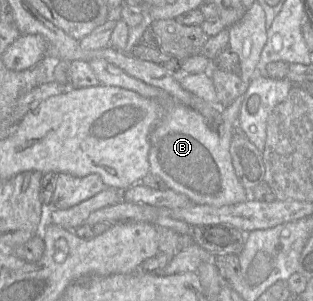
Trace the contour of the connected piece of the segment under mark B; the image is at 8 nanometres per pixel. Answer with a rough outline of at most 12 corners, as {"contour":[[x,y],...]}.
{"contour":[[103,59],[100,85],[160,102],[150,172],[196,205],[245,202],[230,142],[243,97],[222,123]]}

